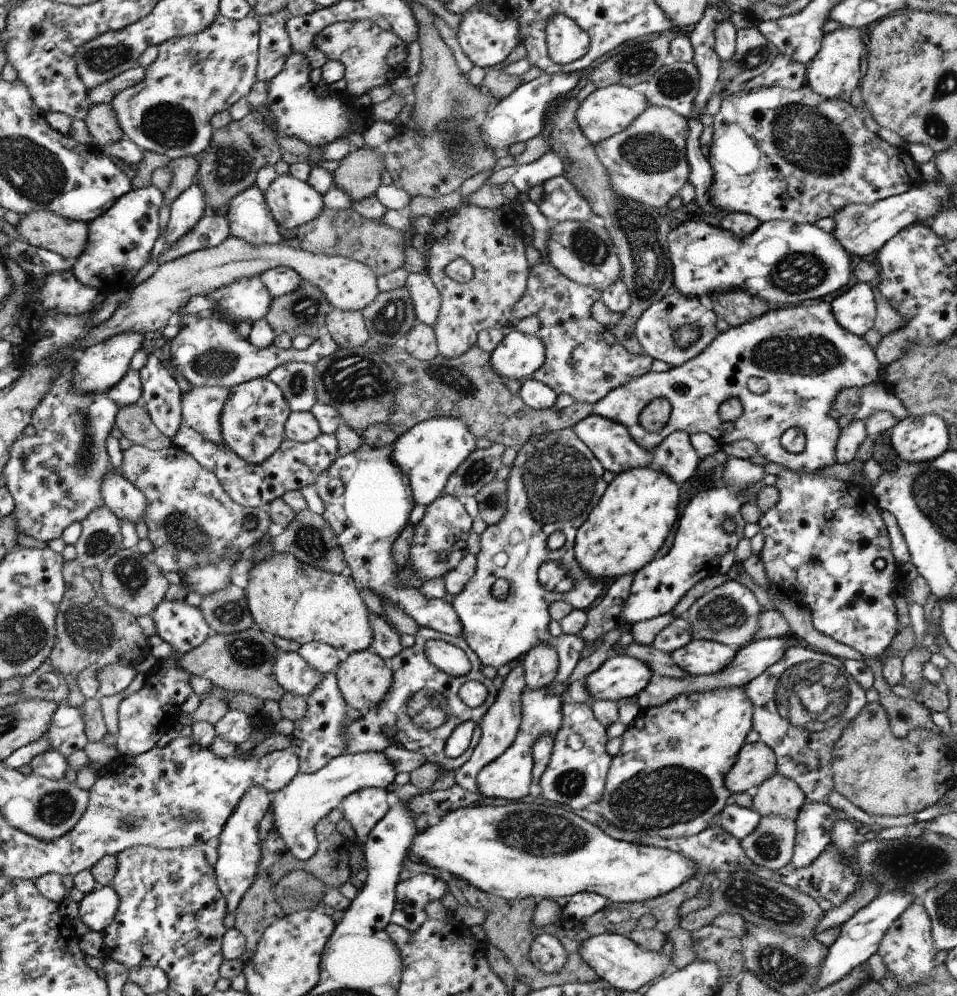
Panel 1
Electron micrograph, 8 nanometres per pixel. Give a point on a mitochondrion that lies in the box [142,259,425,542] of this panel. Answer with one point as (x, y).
(352, 378)

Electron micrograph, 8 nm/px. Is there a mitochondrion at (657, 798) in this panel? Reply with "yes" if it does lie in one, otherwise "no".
yes

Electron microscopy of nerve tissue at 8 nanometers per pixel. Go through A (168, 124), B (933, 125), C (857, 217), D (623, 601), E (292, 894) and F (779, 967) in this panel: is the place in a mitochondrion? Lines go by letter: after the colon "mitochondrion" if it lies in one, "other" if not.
A: mitochondrion
B: mitochondrion
C: mitochondrion
D: other
E: mitochondrion
F: mitochondrion

